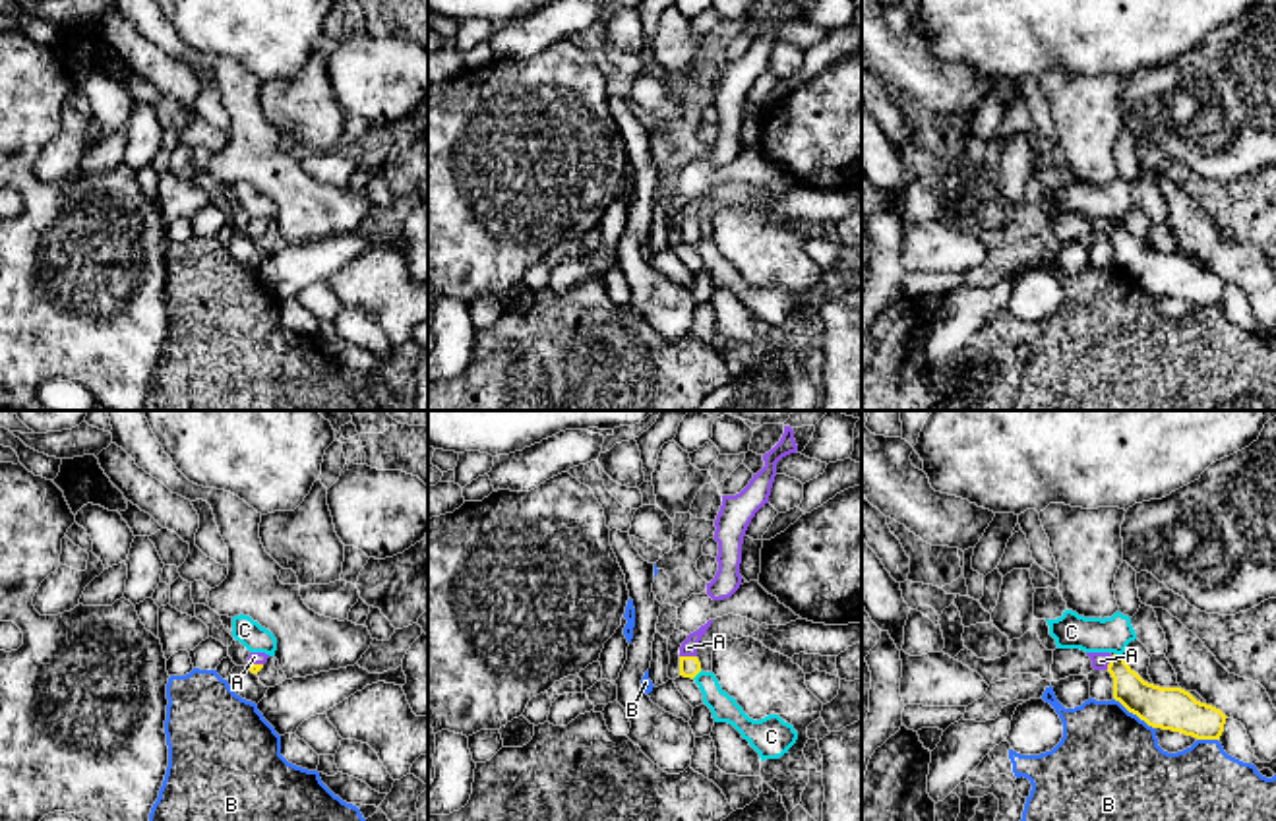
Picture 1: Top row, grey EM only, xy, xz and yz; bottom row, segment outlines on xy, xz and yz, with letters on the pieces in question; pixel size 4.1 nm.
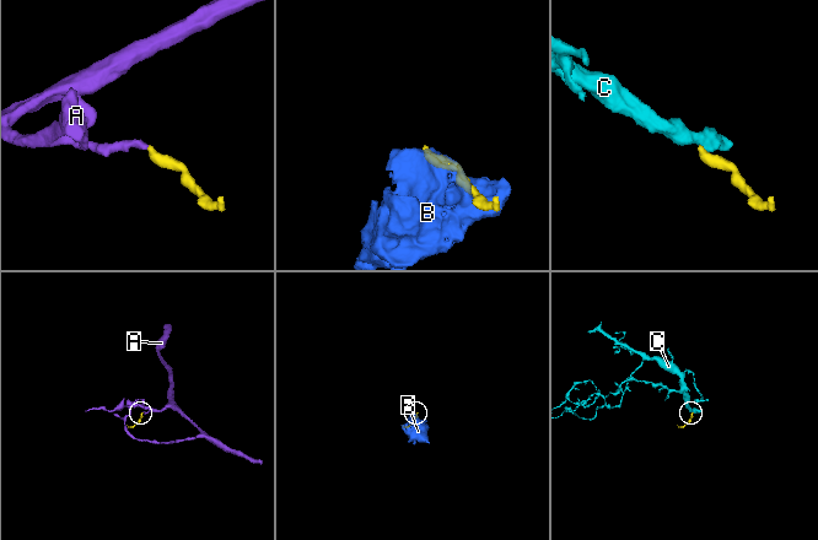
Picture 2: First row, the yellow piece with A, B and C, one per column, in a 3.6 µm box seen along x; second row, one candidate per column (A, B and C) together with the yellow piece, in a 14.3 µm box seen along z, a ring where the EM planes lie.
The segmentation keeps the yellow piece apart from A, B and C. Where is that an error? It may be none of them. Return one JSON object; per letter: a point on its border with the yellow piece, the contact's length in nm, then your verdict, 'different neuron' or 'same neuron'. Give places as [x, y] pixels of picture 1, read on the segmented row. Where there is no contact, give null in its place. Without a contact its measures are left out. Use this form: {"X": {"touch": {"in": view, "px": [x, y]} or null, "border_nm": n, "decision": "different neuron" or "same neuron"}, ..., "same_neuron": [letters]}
{"A": {"touch": {"in": "xz", "px": [688, 657]}, "border_nm": 70, "decision": "same neuron"}, "B": {"touch": {"in": "yz", "px": [1135, 713]}, "border_nm": 220, "decision": "different neuron"}, "C": {"touch": {"in": "xz", "px": [696, 674]}, "border_nm": 60, "decision": "different neuron"}, "same_neuron": ["A"]}

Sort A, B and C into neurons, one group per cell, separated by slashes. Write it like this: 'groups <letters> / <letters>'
groups A / B / C

